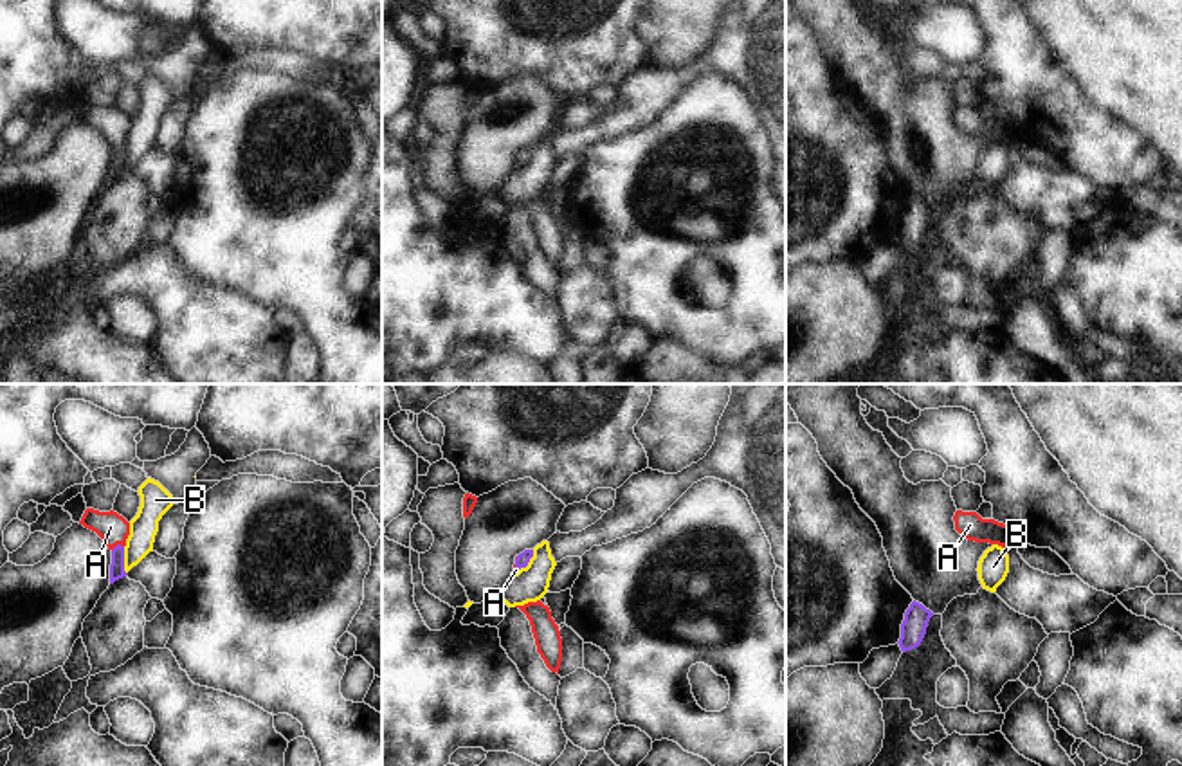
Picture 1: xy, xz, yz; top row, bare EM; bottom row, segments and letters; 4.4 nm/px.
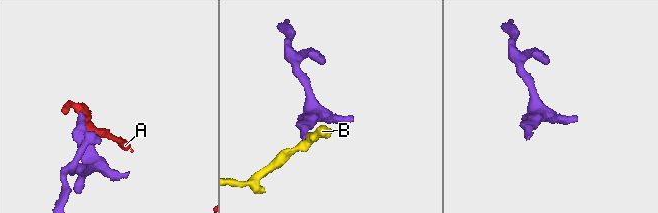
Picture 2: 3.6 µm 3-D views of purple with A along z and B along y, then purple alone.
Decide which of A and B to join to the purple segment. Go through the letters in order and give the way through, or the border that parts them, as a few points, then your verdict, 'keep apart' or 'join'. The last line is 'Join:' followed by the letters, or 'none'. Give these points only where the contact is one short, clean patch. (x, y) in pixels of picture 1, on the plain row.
A: way xy (118, 168), (118, 141), (110, 123); join
B: border xy (123, 143), (123, 164), (127, 168); keep apart
Join: A

